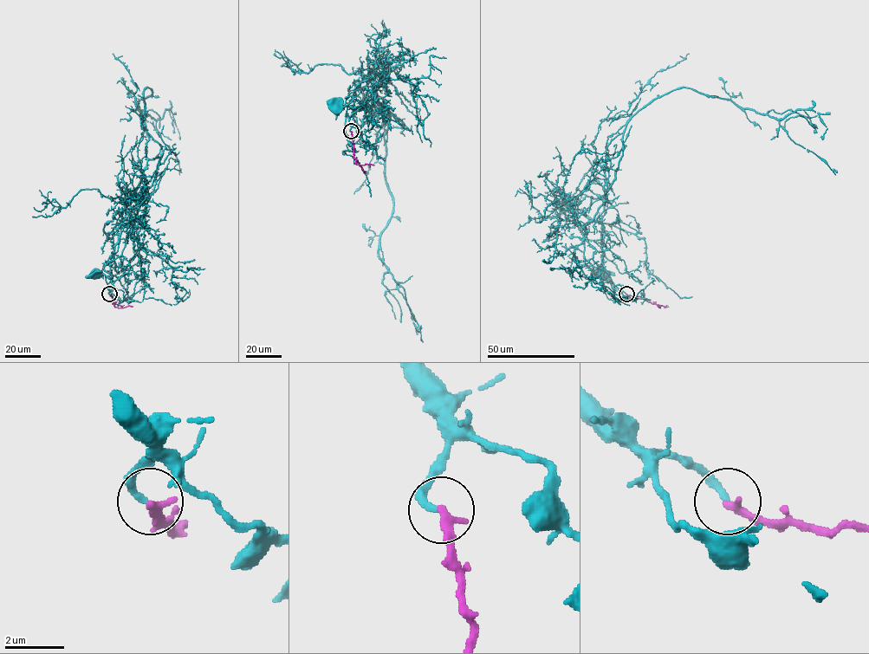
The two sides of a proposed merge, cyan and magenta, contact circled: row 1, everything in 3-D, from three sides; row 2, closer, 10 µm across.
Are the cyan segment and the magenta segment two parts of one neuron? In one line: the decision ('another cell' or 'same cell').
same cell

